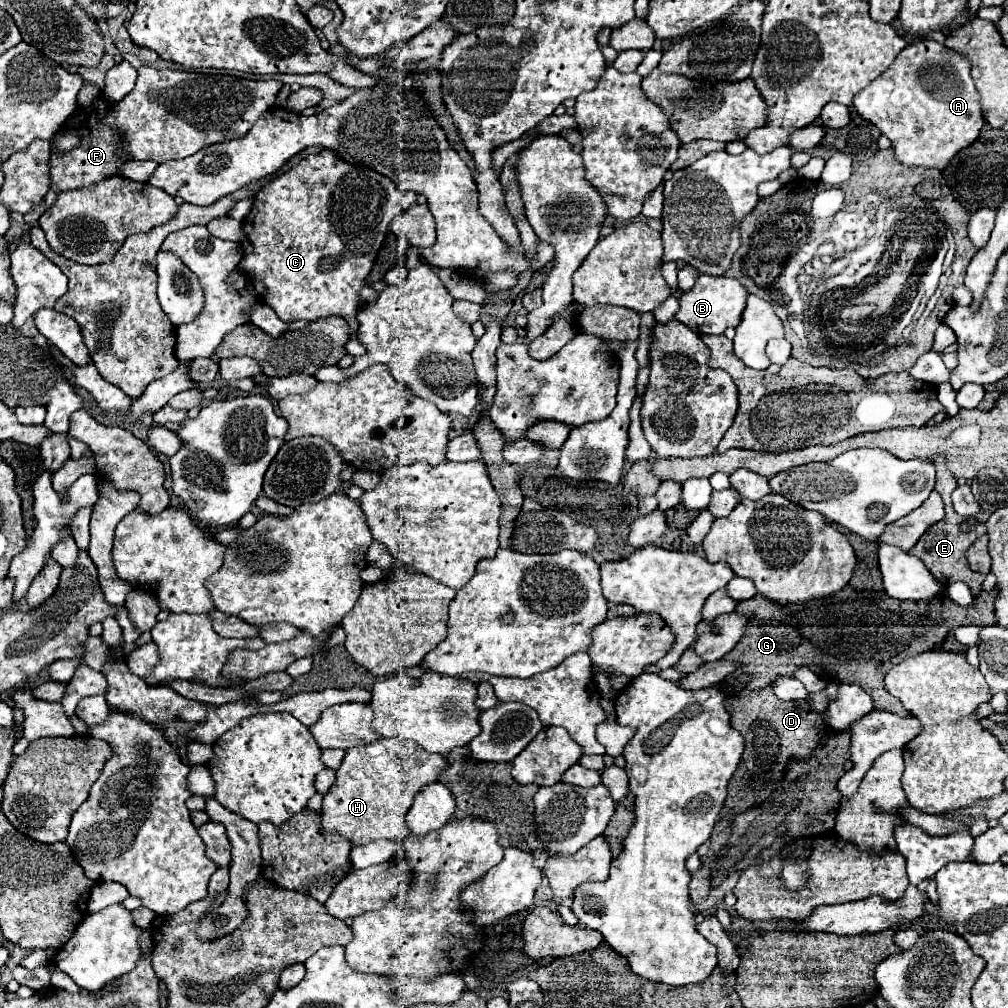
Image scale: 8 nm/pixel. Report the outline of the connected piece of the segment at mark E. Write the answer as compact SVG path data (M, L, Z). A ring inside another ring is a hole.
M935 457L933 463L935 463L935 467L937 467L937 485L935 485L935 489L937 489L937 491L941 493L941 497L943 497L945 517L943 517L939 523L935 523L929 531L925 531L923 537L915 543L915 547L913 547L909 553L921 557L923 563L925 563L925 567L933 573L933 577L935 577L941 585L949 585L949 583L955 583L955 581L963 581L963 583L967 583L967 587L971 589L973 597L977 597L977 595L981 593L981 583L983 583L983 579L981 579L981 575L977 575L975 571L969 569L969 565L967 565L967 561L965 561L965 551L971 547L971 543L973 543L977 537L981 537L981 535L987 533L985 523L987 523L989 515L985 515L985 513L979 513L979 515L973 515L973 517L961 517L961 515L957 515L957 513L953 511L953 505L951 505L951 493L953 493L953 489L957 487L957 477L953 477L953 473L949 473L949 469L947 469L947 465L945 465L945 457Z

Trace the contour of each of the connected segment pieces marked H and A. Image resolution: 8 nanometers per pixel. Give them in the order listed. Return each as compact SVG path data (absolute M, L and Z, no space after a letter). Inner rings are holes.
M377 739L371 745L353 747L345 753L337 769L337 781L323 797L321 831L323 835L337 833L351 841L353 847L367 845L377 839L401 843L407 835L407 813L415 795L445 771L443 755L427 753L417 743L407 739Z
M935 39L907 45L893 65L861 93L853 107L889 137L897 161L905 167L927 167L943 171L951 159L969 147L983 127L981 97L969 75L971 61Z

